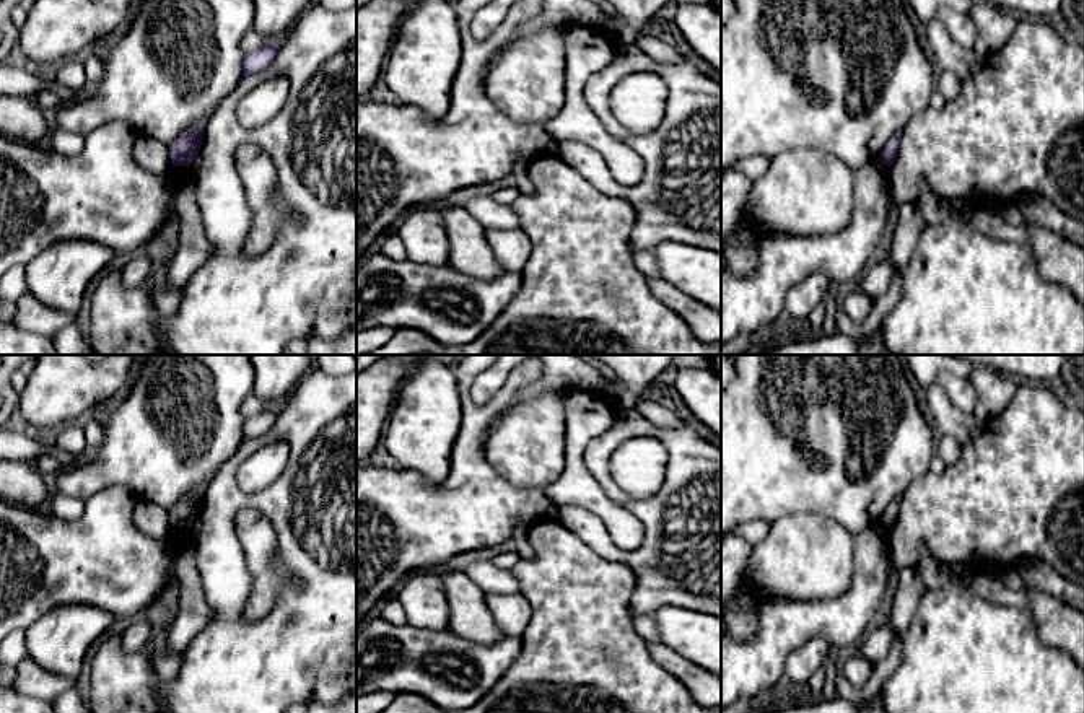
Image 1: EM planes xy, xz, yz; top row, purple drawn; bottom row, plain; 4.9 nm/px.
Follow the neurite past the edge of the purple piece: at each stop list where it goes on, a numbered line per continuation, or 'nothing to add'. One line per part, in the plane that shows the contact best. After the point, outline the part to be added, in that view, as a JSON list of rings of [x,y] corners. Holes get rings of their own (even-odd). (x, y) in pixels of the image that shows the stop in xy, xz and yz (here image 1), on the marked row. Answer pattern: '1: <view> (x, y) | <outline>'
nothing to add

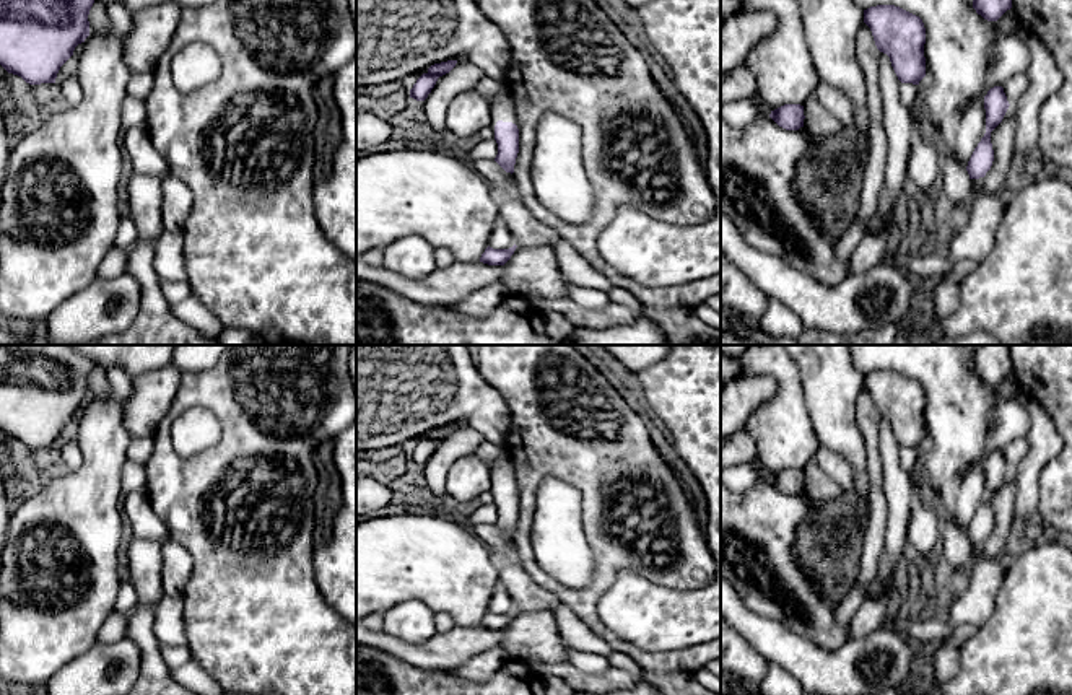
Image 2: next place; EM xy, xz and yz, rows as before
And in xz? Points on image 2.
1: xz (503, 108) | [[[506,86],[501,90],[499,96],[495,99],[495,103],[491,106],[493,129],[498,120],[512,122],[517,125],[514,101],[512,101],[512,96]]]

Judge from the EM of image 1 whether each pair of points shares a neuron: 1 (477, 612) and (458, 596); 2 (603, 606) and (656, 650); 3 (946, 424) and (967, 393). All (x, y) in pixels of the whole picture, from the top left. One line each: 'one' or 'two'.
1: one
2: two
3: two

